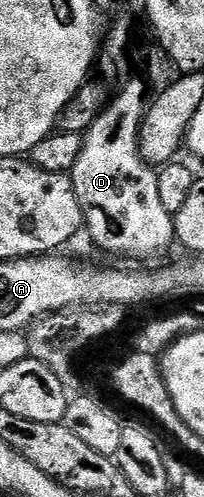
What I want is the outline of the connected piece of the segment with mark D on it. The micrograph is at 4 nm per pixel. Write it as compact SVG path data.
M105 109L84 134L82 156L78 156L78 164L74 164L70 177L84 213L86 234L92 237L98 249L108 254L125 254L128 258L152 258L168 245L173 245L176 236L174 218L162 208L162 196L158 196L158 173L145 162L140 146L132 146L132 122L120 118L116 110Z

